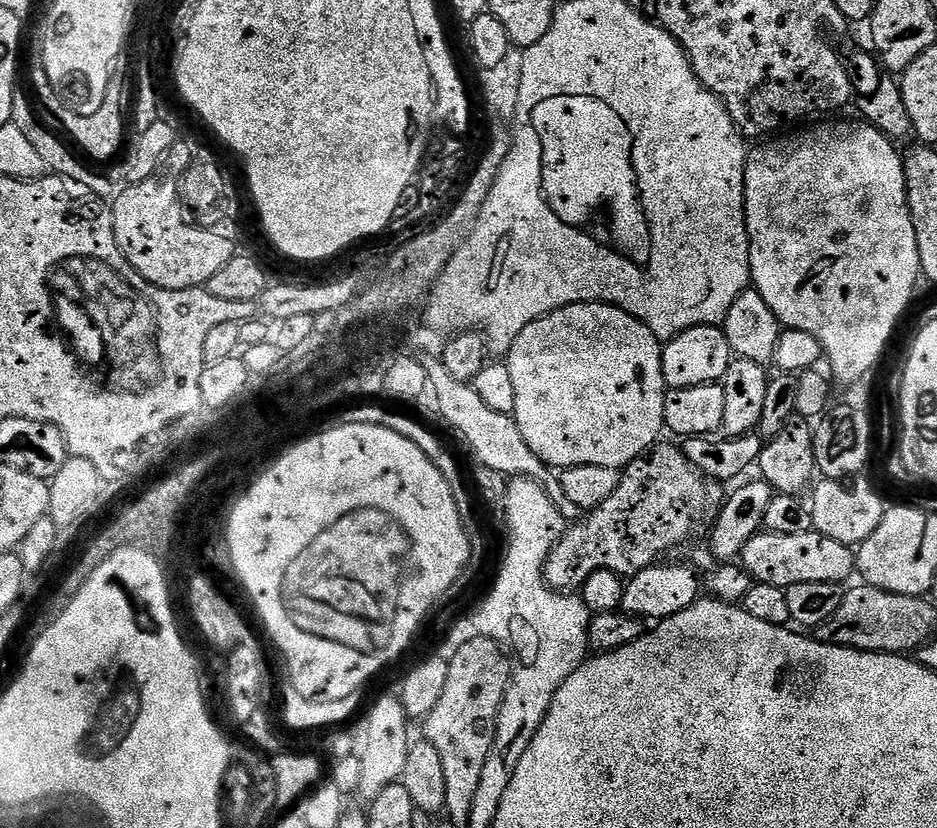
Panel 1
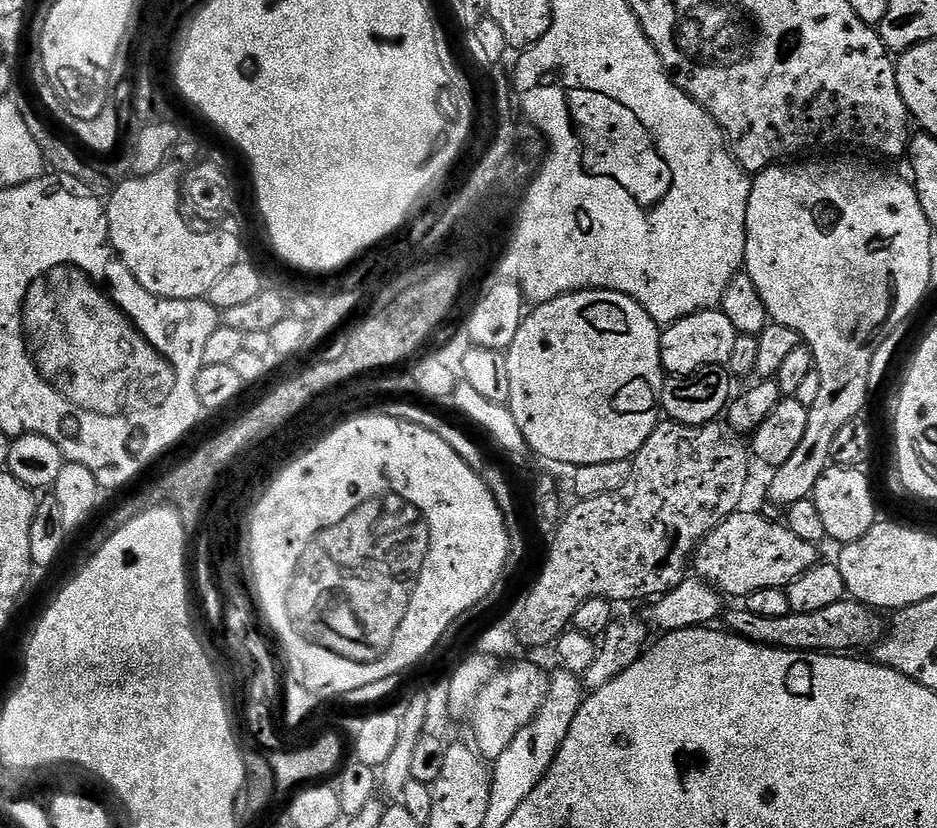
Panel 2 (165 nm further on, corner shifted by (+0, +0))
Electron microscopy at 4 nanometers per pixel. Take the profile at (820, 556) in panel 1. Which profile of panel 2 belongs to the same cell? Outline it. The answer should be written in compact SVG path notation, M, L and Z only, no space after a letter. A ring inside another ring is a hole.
M741 510L722 522L700 543L694 553L694 568L725 597L747 596L754 590L787 589L821 559L817 545L798 538L783 523L775 524L756 512Z

